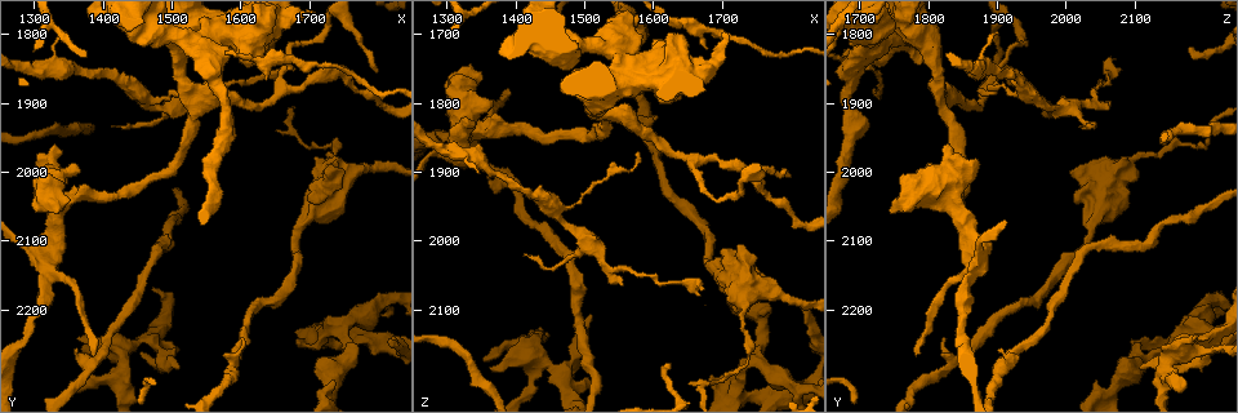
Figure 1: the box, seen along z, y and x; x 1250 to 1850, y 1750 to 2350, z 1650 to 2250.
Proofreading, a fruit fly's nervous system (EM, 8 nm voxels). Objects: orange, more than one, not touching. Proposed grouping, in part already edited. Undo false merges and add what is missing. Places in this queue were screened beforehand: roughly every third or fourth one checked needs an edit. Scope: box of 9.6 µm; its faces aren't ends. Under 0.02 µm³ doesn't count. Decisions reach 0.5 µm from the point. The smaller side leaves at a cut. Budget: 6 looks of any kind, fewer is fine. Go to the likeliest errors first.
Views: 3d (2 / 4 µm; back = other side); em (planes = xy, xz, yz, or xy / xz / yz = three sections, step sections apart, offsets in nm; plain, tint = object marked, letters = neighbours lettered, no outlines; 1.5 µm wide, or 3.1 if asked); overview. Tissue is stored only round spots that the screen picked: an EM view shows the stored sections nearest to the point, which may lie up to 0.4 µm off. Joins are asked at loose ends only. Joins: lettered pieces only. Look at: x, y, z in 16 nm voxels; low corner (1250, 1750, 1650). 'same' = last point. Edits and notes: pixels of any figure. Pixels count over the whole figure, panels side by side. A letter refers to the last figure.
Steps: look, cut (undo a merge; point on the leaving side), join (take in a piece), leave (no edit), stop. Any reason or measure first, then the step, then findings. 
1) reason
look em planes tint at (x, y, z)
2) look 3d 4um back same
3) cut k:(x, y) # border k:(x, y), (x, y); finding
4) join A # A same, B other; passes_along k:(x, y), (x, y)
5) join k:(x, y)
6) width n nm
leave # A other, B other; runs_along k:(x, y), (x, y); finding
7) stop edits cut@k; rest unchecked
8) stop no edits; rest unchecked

abrupt turn
look em planes letters at (1290, 2115, 1875)

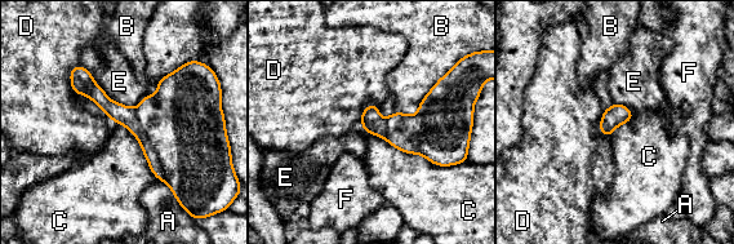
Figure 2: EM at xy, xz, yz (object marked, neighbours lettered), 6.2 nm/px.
cut 2:(124, 115) # A other, B other, C other, D other, E other, F other; a second neuron is stuck on

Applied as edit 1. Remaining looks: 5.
free end
look em planes plain at (1510, 2285, 2110)

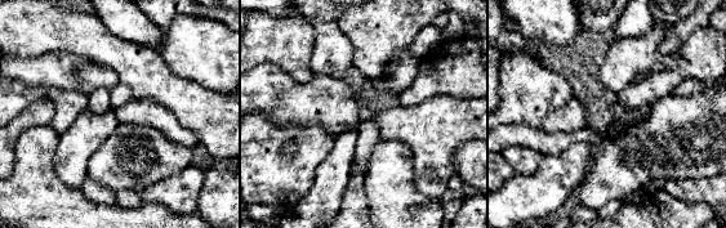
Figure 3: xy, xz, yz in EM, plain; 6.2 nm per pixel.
look em planes letters same

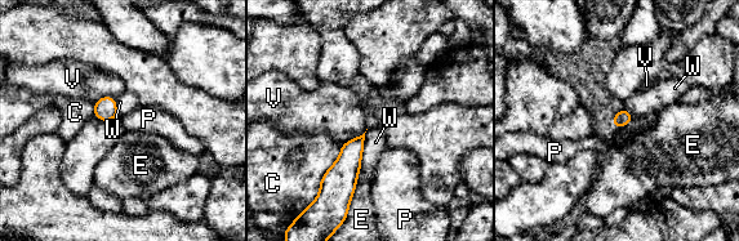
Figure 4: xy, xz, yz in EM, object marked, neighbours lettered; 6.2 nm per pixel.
longest_contact C 320 nm
leave # C other, E other, P other, V other, W other; border 4:(635, 117), (627, 124), (613, 128); none of them fits

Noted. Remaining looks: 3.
see it whole again
look overview

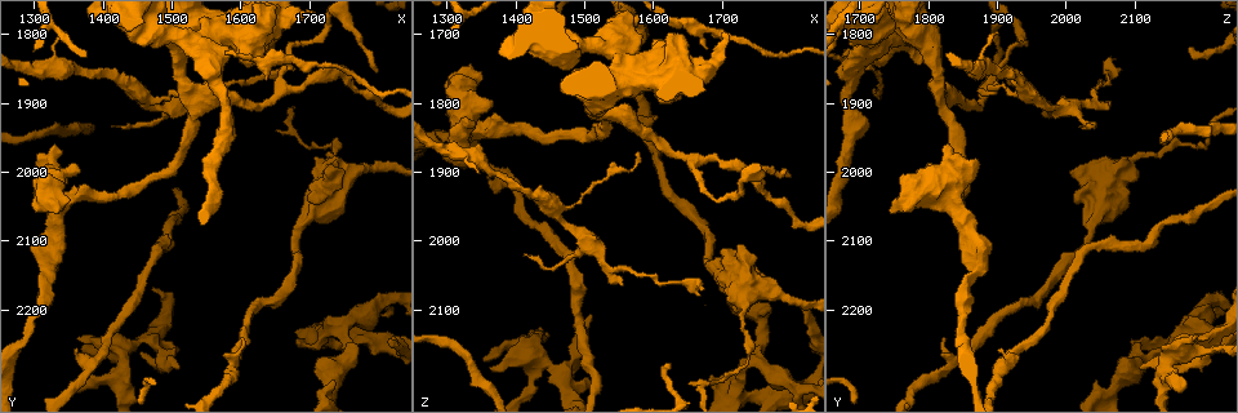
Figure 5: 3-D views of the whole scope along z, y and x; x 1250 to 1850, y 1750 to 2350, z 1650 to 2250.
thin end
look em planes plain at (1680, 1850, 1720)

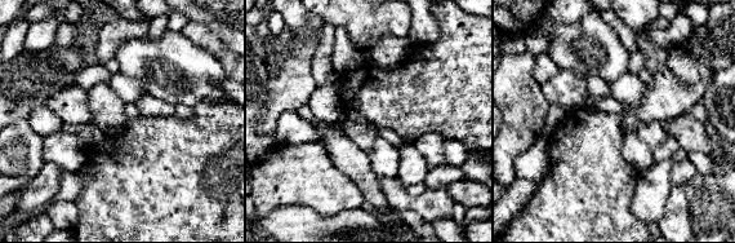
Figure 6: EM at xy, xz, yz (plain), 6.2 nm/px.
what lies round it
look em planes letters same

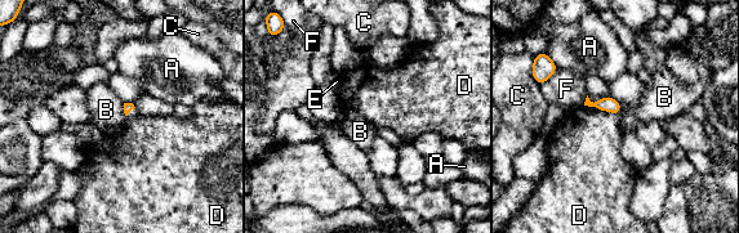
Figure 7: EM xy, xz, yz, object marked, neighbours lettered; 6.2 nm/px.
longest_contact D 220 nm
leave # A other, B other, C other, D other, E other, F other; border 7:(584, 104), (611, 111), (617, 115); no lettered piece goes on from it

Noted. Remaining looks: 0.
stop edits cut@2; rest unchecked

